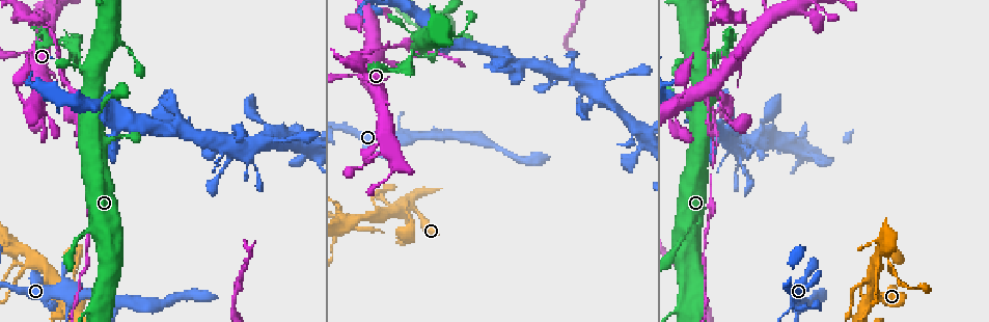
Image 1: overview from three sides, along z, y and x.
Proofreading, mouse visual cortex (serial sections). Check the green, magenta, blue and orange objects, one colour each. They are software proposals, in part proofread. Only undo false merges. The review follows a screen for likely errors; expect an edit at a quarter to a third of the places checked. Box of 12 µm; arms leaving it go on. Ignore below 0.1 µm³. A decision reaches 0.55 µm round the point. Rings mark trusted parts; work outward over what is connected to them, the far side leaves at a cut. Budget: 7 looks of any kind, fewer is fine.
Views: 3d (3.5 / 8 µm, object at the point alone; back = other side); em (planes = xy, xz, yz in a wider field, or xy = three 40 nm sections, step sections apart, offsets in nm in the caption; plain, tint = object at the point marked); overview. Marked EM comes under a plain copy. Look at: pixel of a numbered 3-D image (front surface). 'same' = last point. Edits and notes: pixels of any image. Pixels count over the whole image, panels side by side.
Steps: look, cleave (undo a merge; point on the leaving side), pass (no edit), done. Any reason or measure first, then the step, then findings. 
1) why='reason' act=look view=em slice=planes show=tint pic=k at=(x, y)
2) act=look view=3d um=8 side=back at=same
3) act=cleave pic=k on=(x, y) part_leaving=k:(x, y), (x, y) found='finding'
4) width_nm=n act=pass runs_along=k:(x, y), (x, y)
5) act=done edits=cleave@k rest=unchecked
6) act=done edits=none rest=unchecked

why='branch point' act=look view=3d um=3.5 pic=1 at=(408, 207)

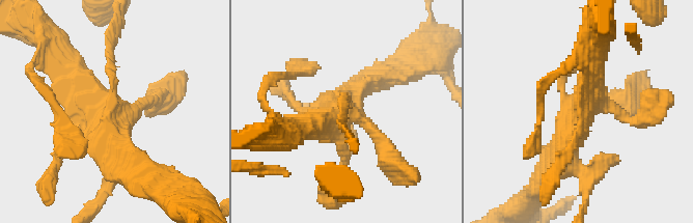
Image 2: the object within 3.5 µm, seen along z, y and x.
act=pass runs_along=2:(156, 100), (111, 115), (73, 67) found='all the same cell'

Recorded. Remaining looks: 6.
why='side arm on a straight run' act=look view=3d um=3.5 pic=1 at=(400, 139)

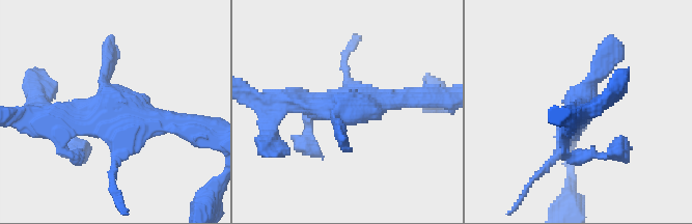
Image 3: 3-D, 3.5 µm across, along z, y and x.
act=look view=em slice=xy step=3 show=tint pic=3 at=(344, 107)

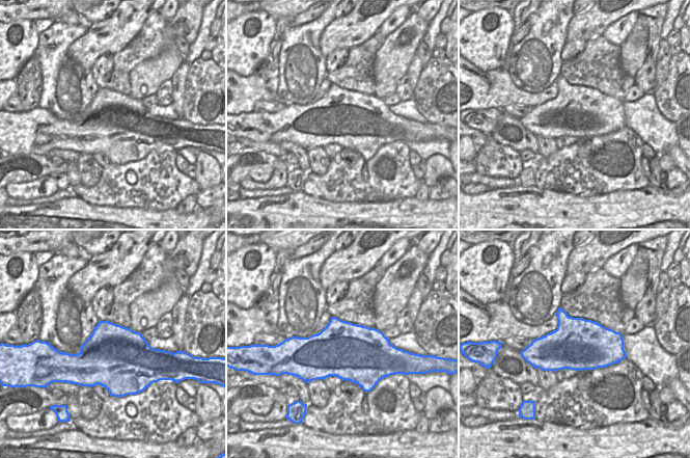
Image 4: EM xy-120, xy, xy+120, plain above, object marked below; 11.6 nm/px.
act=pass runs_along=3:(43, 115), (135, 112), (180, 124) found='all the same cell'

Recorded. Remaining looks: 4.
act=look view=3d um=3.5 pic=1 at=(12, 250)

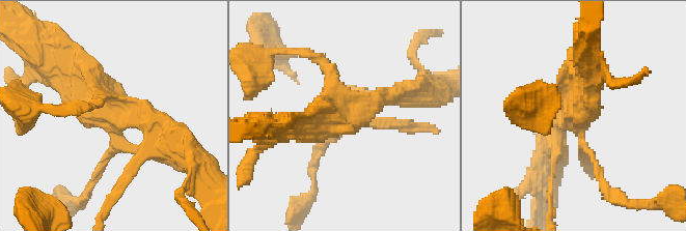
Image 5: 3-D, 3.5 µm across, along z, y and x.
act=look view=em slice=xy step=5 show=tint pic=5 at=(575, 113)

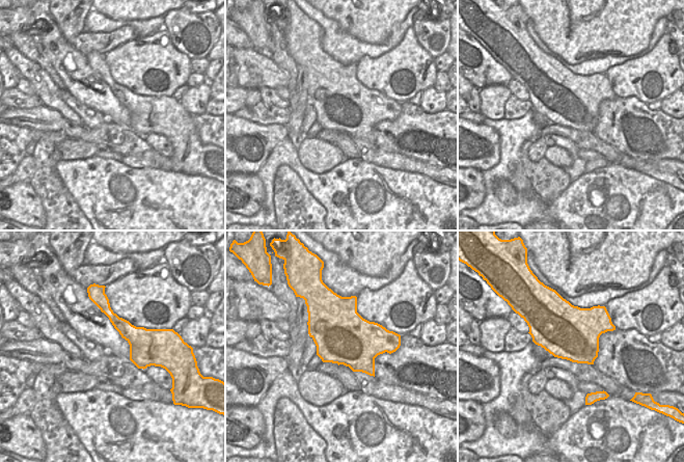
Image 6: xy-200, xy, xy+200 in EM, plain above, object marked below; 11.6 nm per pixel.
act=pass runs_along=5:(168, 142), (76, 62) found='all the same cell'

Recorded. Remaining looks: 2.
act=done edits=none rest=unchecked

